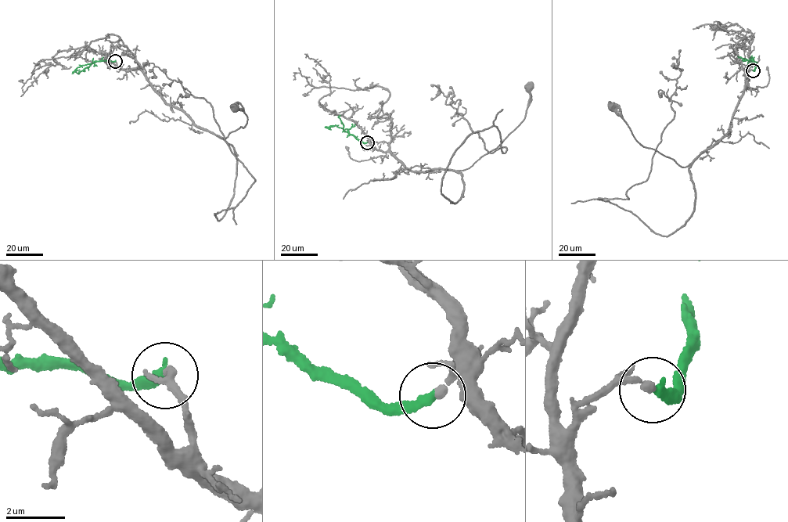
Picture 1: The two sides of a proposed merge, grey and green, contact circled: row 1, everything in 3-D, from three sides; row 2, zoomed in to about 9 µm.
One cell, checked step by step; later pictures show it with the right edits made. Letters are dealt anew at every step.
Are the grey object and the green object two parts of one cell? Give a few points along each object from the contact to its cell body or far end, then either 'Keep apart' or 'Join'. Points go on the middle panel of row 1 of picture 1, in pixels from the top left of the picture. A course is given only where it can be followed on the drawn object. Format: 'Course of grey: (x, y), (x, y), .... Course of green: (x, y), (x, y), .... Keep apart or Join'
Course of grey: (367, 142), (369, 141), (376, 149), (388, 152), (411, 170), (464, 170), (494, 149), (523, 120), (530, 88). Course of green: (367, 142), (359, 141), (337, 126), (329, 127), (331, 129). Join

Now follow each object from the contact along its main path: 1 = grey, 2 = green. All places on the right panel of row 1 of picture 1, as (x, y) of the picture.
1: (753, 70), (747, 74), (748, 85), (728, 131), (685, 167), (642, 145), (613, 106)
2: (753, 70), (756, 67), (751, 57), (751, 64)

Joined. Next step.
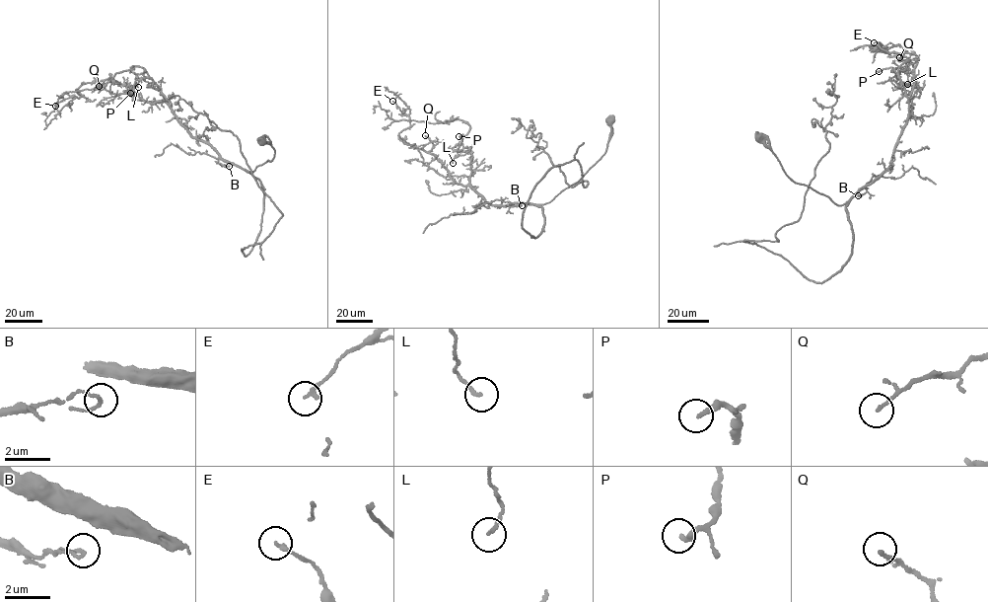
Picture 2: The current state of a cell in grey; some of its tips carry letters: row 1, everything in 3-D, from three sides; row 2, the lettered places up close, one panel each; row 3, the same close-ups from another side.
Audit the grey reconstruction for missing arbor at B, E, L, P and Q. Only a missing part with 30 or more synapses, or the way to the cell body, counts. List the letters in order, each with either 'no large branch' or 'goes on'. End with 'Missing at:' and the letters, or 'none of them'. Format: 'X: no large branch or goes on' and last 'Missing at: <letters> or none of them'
B: no large branch
E: no large branch
L: no large branch
P: no large branch
Q: no large branch
Missing at: none of them

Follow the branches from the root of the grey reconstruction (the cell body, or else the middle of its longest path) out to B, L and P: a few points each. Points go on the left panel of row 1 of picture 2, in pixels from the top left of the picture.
B: (262, 139), (273, 149), (272, 160), (250, 172), (218, 158), (217, 163), (229, 166)
L: (262, 139), (273, 149), (272, 160), (252, 172), (226, 162), (192, 136), (153, 79), (137, 74), (138, 87)
P: (262, 139), (274, 157), (248, 171), (221, 159), (209, 145), (192, 136), (153, 79), (136, 79), (130, 93)

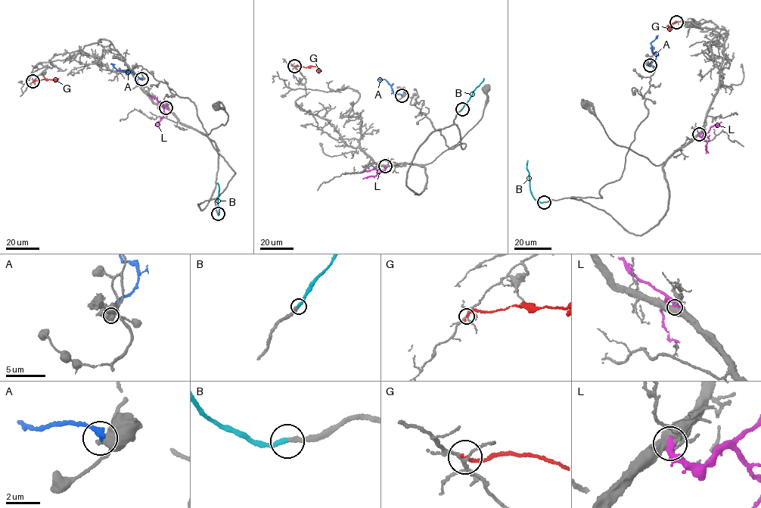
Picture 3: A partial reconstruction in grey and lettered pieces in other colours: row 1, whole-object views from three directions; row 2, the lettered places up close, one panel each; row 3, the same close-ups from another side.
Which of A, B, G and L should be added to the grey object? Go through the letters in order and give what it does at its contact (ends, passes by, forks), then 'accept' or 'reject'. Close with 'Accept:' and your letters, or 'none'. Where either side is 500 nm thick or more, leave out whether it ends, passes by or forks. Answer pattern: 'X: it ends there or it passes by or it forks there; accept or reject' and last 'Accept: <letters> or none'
A: it ends there; reject
B: it ends there; accept
G: it ends there; reject
L: it ends there; reject
Accept: B

